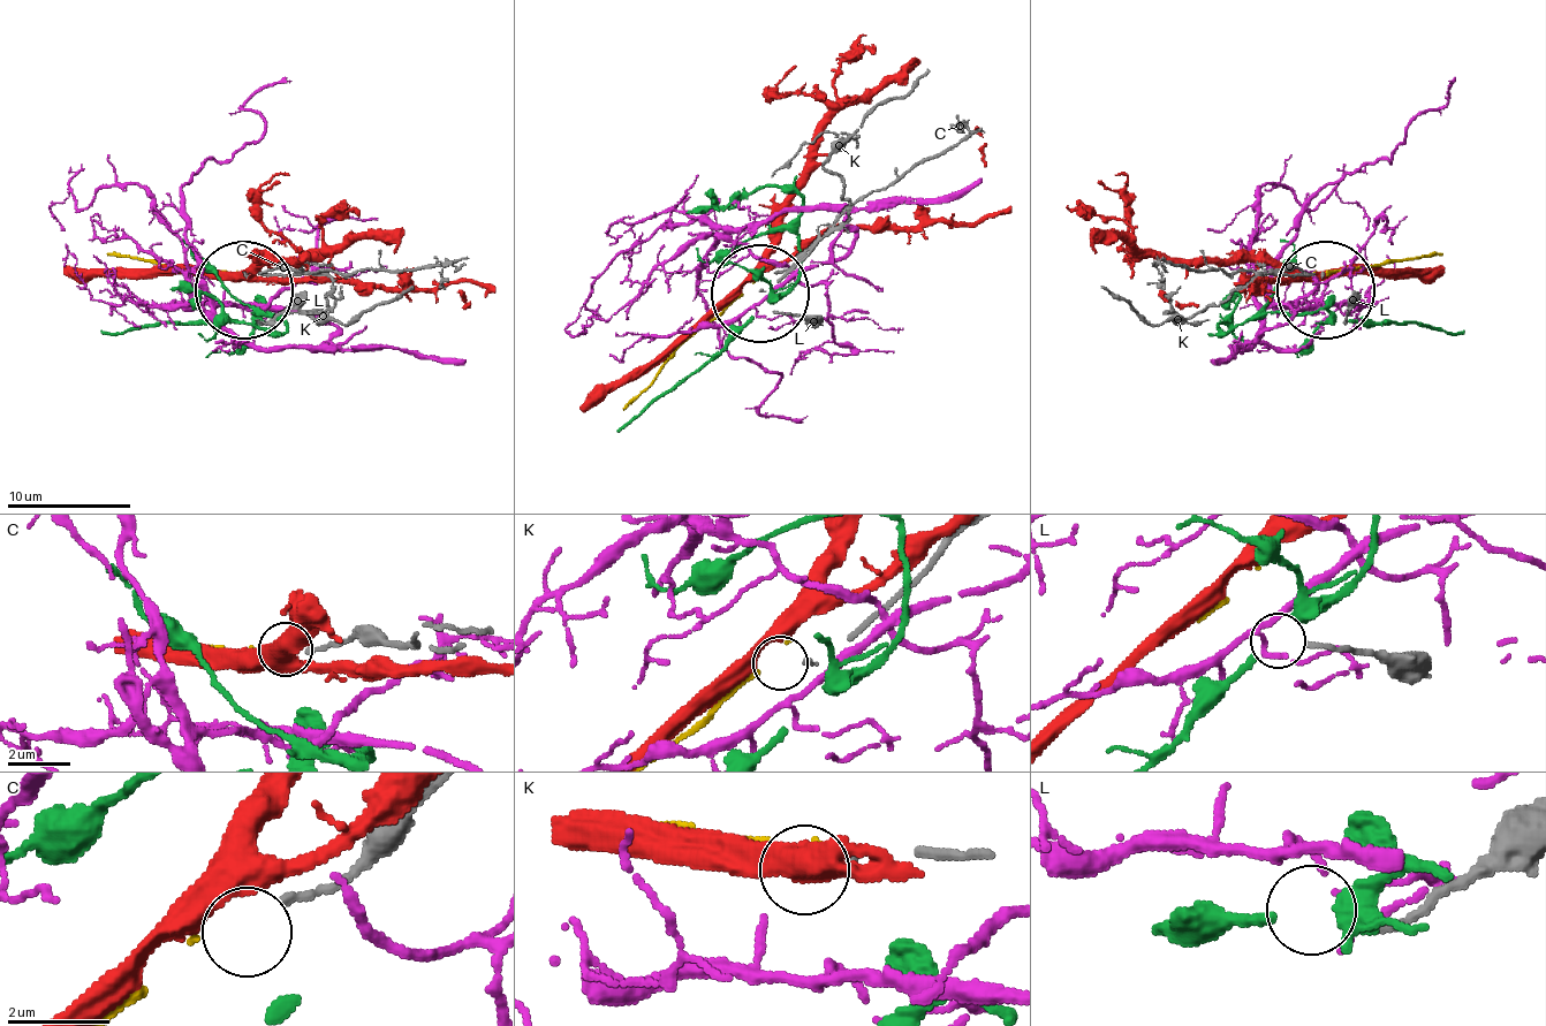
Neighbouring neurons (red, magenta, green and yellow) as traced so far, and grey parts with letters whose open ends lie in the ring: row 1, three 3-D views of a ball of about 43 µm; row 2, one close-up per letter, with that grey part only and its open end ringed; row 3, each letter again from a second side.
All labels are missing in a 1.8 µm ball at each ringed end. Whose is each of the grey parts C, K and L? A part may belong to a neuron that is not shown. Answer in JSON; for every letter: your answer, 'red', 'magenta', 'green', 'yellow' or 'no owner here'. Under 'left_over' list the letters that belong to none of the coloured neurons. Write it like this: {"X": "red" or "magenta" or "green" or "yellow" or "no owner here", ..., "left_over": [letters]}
{"C": "yellow", "K": "no owner here", "L": "green", "left_over": ["K"]}

